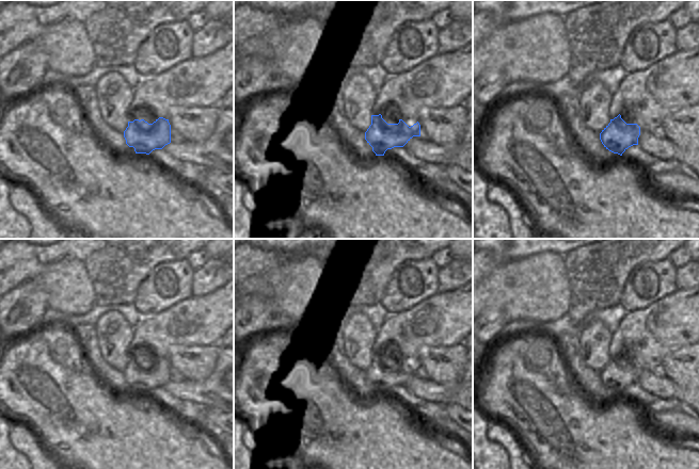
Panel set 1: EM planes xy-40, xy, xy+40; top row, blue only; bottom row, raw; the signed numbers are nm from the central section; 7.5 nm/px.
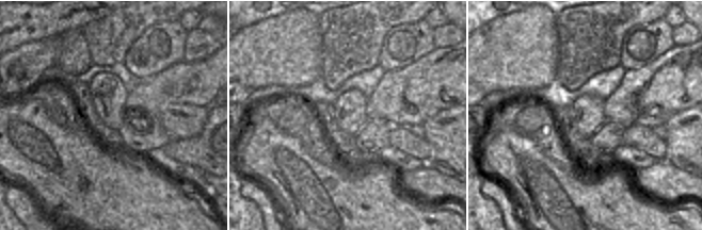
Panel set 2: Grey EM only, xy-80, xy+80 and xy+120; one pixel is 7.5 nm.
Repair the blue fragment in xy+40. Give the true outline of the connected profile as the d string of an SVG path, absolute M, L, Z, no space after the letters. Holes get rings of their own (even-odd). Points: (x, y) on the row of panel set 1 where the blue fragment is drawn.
M619 114L602 130L600 140L604 147L614 153L622 153L631 146L638 145L640 127L626 124Z

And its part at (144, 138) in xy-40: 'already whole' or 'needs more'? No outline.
already whole

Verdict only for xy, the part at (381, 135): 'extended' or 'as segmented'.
as segmented

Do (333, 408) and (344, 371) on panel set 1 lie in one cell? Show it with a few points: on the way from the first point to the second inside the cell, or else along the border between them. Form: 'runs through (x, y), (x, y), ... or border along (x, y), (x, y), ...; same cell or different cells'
border along (343, 387), (356, 400), (364, 401); different cells

